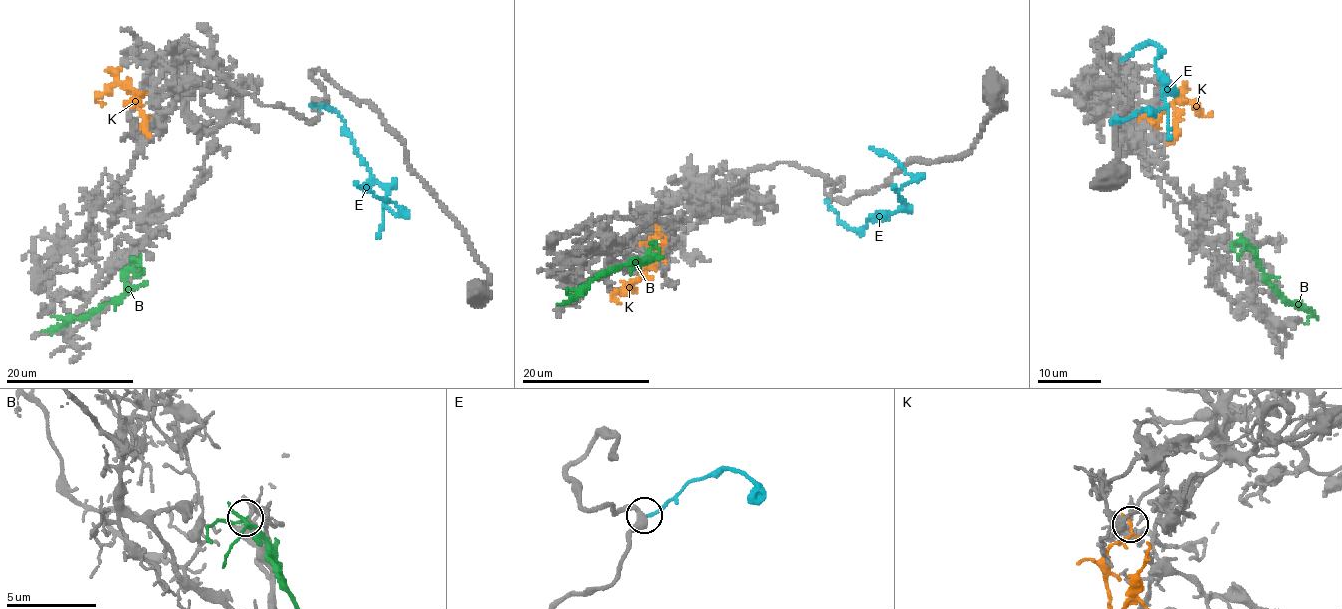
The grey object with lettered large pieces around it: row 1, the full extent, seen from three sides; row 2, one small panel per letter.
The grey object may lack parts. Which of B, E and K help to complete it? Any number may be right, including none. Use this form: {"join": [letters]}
{"join": []}

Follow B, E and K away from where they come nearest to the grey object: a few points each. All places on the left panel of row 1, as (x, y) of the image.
B: (133, 261), (135, 267), (127, 274), (125, 290), (119, 297), (82, 316), (41, 331)
E: (311, 103), (331, 108), (343, 121), (355, 150), (386, 190), (383, 206), (398, 214), (398, 205), (355, 182)
K: (143, 94), (135, 102), (136, 90), (122, 84), (107, 89), (95, 100), (104, 104)

